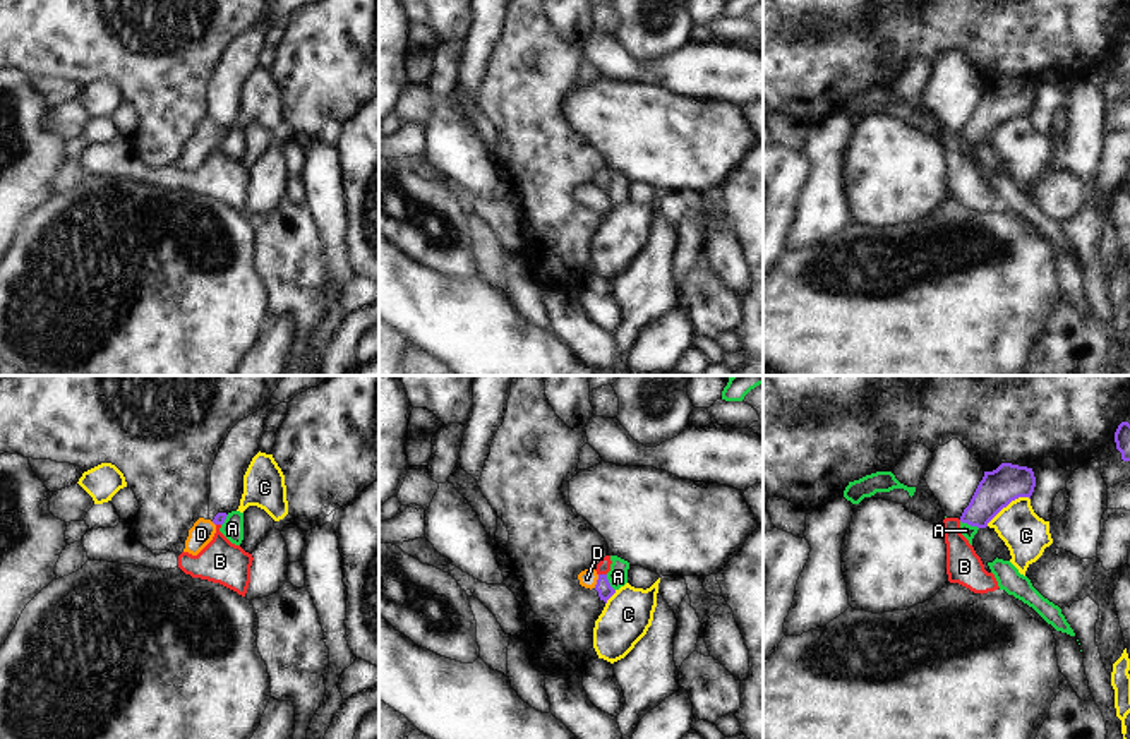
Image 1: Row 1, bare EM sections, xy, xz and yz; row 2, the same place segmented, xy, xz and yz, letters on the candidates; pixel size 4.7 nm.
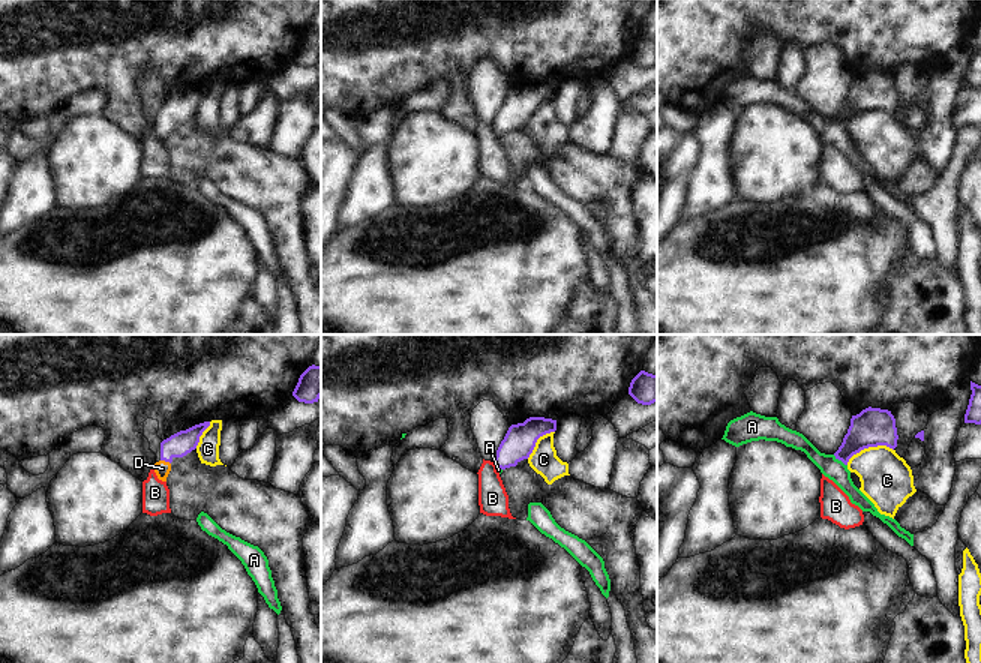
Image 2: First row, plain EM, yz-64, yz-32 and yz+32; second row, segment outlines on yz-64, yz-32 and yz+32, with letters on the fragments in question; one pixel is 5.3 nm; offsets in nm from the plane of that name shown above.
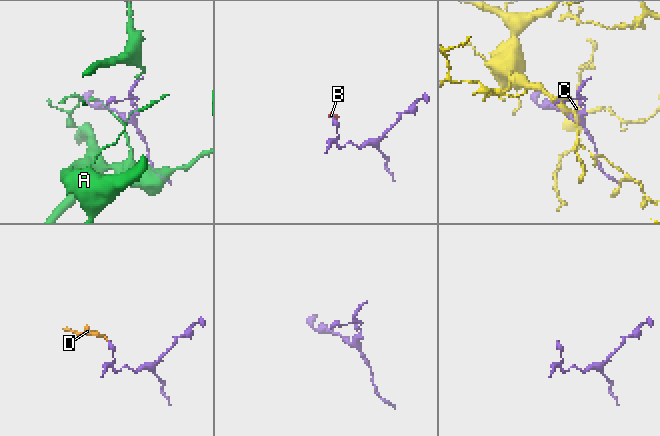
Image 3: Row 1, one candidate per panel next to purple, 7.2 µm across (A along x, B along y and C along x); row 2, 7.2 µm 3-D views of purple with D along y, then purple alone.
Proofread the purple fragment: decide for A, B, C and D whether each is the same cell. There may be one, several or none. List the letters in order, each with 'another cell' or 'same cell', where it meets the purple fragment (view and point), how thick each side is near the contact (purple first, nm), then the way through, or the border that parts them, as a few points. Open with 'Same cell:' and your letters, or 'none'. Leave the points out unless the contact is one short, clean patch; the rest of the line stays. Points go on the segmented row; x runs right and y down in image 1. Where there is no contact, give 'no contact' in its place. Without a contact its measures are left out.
Same cell: D
A: another cell | yz (969, 523) | 170/60 nm | along yz (961, 520), (978, 528)
B: another cell | xz (602, 575) | 70/60 nm | along xz (599, 573), (606, 575)
C: another cell | yz (1007, 504) | 170/200 nm | along yz (1029, 498), (1012, 499), (986, 525)
D: same cell | xz (597, 582) | 70/80 nm | across xz (604, 588), (597, 582), (587, 578)

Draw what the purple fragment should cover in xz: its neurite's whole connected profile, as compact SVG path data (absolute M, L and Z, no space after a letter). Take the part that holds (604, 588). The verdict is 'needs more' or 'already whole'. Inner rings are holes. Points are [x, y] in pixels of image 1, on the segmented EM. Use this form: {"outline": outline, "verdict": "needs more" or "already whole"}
{"outline": "M585 569L578 574L580 585L585 588L595 588L598 592L600 600L607 604L607 600L616 593L610 586L607 574L598 574L595 569Z", "verdict": "needs more"}

